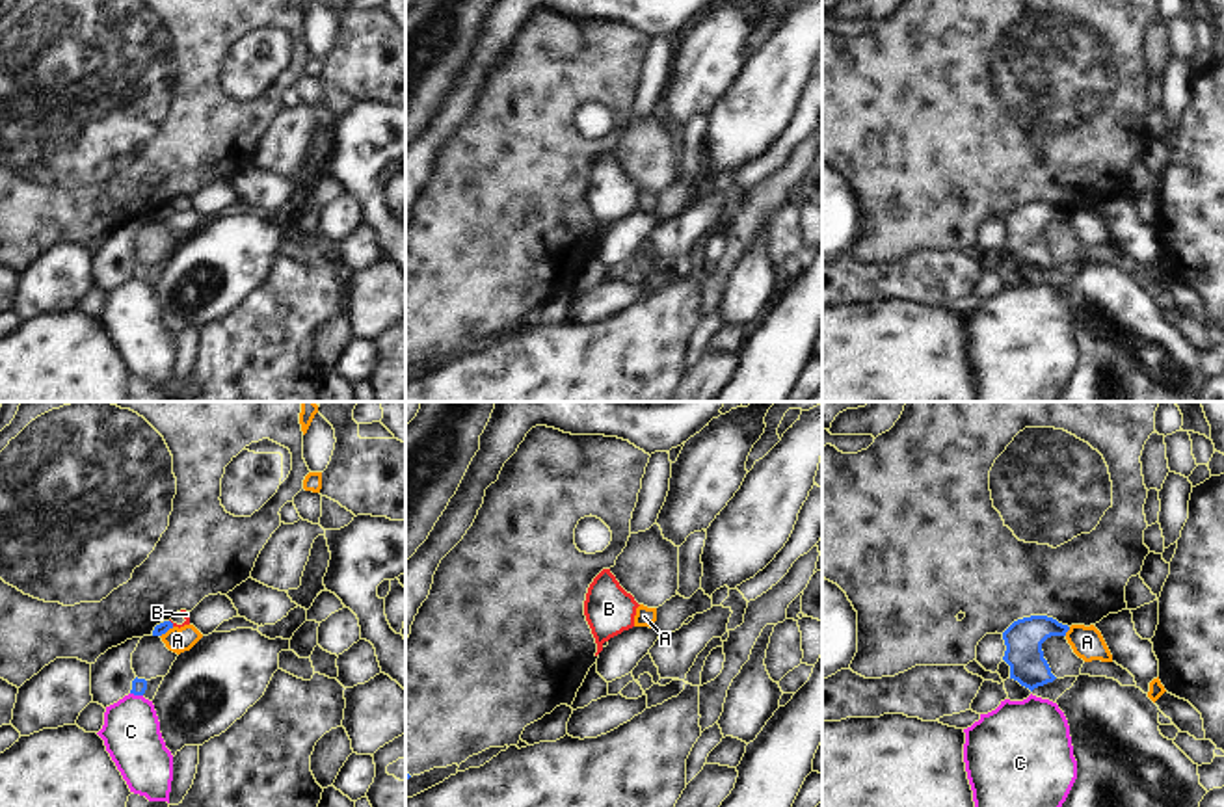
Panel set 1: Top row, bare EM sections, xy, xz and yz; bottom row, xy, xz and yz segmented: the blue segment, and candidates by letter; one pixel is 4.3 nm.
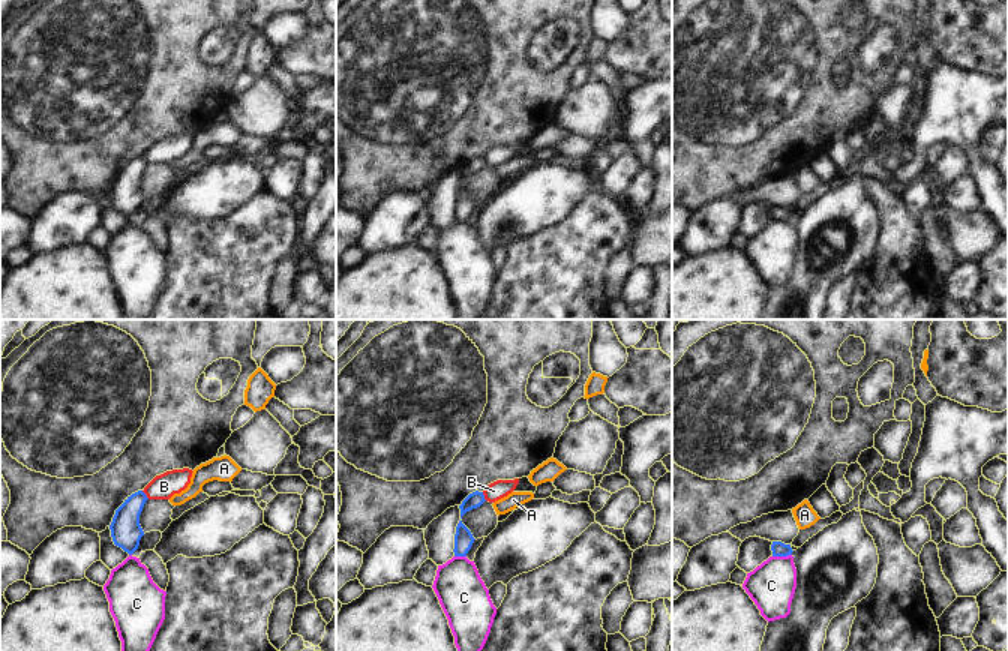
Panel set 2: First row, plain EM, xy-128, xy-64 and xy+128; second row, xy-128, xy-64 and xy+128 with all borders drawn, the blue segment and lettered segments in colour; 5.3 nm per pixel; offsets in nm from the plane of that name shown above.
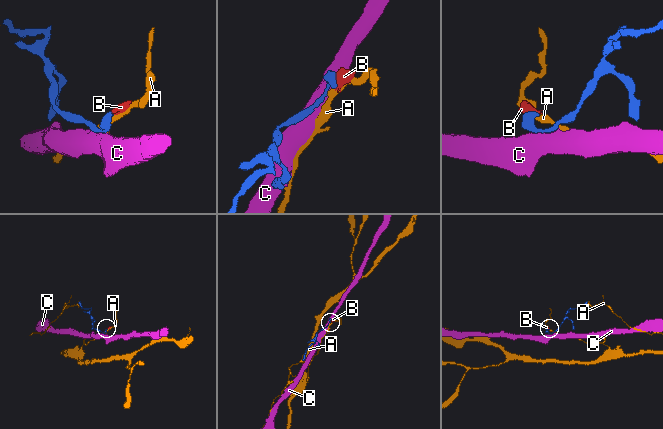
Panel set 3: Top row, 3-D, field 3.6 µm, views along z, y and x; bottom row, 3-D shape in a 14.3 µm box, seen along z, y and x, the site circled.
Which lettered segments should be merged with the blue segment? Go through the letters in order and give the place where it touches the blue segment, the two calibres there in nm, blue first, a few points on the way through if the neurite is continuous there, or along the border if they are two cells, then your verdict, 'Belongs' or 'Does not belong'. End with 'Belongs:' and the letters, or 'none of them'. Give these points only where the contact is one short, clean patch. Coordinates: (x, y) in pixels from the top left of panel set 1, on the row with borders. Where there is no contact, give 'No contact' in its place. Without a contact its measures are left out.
A: Touches blue at yz (1068, 629). Thickness 170 nm (blue) against 140 nm. Does not belong
B: Touches blue at xy (172, 623). Thickness 50 nm (blue) against 30 nm. Path across: xy (160, 629), (172, 623), (181, 625), (186, 614). Belongs
C: Touches blue at xy (136, 694). Thickness 60 nm (blue) against 240 nm. Does not belong
Belongs: B.

